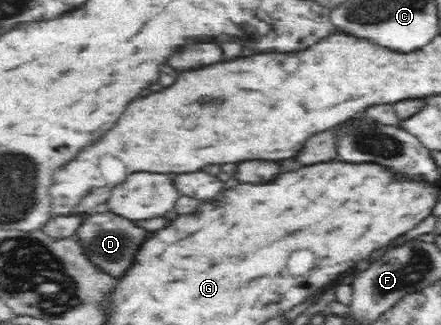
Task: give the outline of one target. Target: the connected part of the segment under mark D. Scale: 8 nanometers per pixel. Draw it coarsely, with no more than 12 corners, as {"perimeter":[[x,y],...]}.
{"perimeter":[[111,211],[77,229],[86,256],[116,279],[145,229]]}

